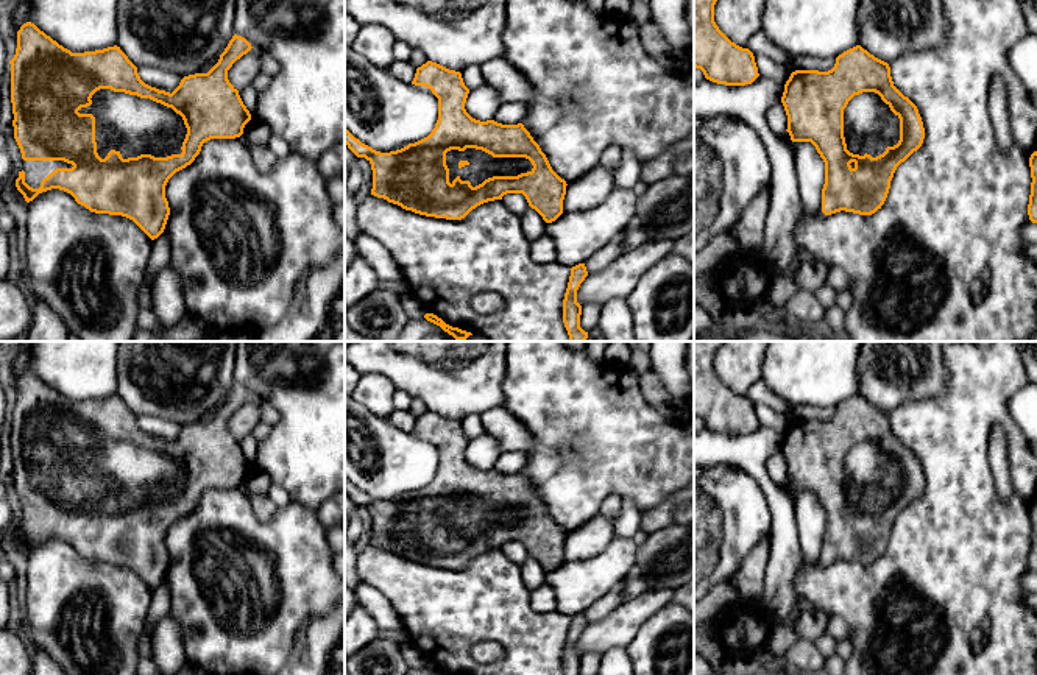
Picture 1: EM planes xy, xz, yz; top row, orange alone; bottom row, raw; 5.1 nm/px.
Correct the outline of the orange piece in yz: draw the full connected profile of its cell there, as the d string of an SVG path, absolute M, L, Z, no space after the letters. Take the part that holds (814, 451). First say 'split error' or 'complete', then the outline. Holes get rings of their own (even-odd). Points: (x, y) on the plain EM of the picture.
split error; M856 394L836 407L828 421L795 419L784 433L781 446L792 491L811 491L825 511L822 561L841 560L872 564L884 553L897 516L917 500L925 488L925 477L917 455L904 446L890 426L887 412Z

